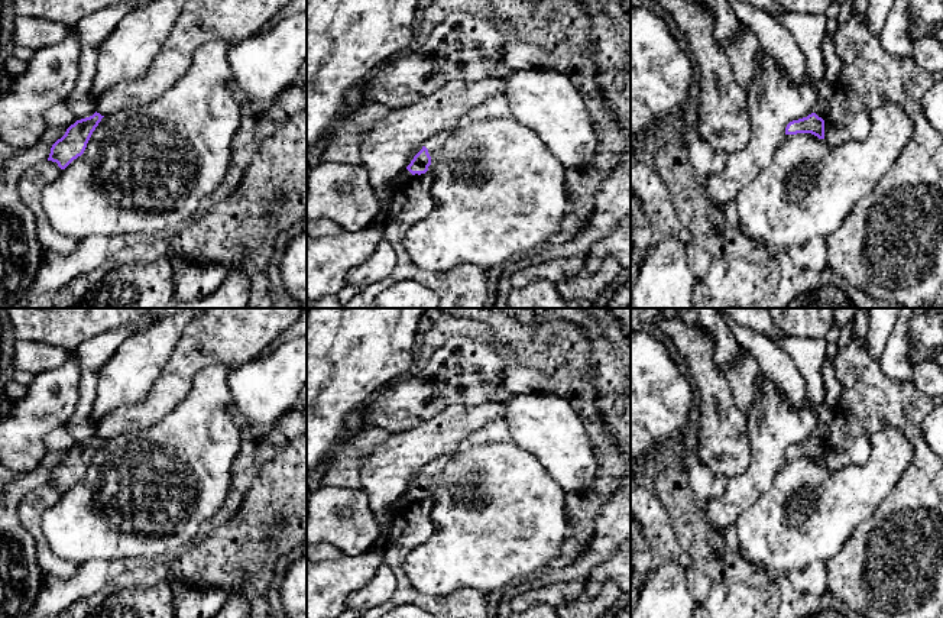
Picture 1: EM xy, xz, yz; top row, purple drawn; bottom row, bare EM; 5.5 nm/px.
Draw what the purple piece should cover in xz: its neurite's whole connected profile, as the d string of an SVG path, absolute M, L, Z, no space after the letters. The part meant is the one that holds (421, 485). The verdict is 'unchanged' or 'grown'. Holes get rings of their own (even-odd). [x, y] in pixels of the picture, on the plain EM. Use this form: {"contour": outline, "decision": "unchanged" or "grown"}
{"contour": "M448 454L428 463L422 473L414 481L406 494L414 499L430 496L432 485L440 479L443 469L448 460Z", "decision": "grown"}

